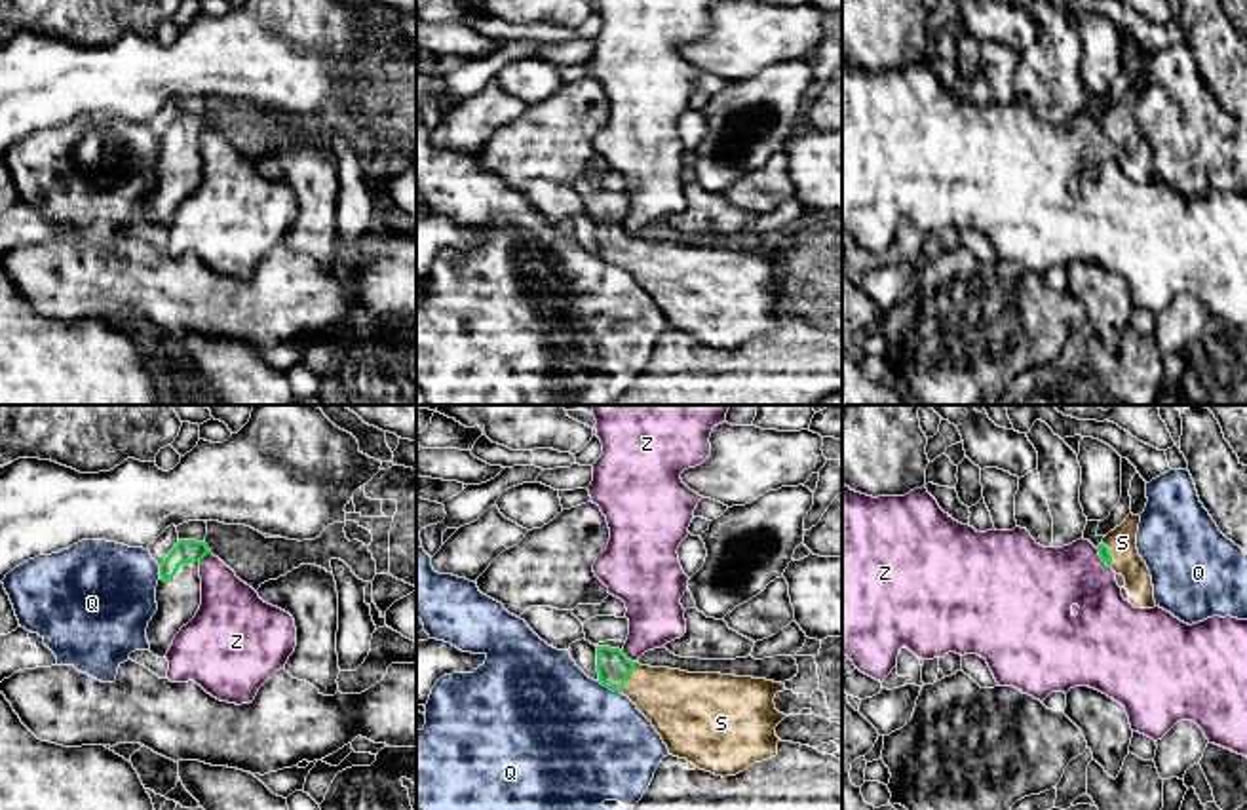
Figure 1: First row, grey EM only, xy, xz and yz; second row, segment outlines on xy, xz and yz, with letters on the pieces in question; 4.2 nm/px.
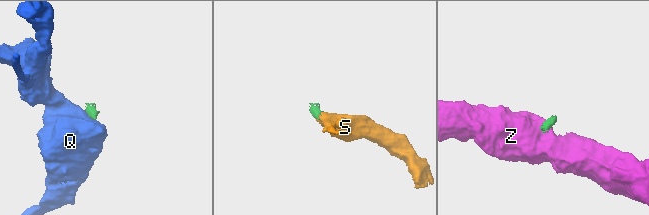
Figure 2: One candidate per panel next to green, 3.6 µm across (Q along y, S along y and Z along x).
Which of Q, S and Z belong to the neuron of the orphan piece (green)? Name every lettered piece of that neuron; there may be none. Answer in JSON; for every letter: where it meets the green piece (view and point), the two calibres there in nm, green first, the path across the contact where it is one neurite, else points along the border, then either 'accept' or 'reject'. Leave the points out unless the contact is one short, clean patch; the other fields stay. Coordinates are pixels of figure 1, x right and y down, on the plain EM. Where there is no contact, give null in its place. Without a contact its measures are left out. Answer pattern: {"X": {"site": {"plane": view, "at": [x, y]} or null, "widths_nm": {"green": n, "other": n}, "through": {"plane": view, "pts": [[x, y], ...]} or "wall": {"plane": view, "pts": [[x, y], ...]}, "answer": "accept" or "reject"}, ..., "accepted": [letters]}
{"Q": {"site": {"plane": "xz", "at": [609, 261]}, "widths_nm": {"green": 140, "other": 480}, "wall": {"plane": "xz", "pts": [[597, 255], [620, 269]]}, "answer": "reject"}, "S": {"site": {"plane": "xz", "at": [626, 253]}, "widths_nm": {"green": 140, "other": 280}, "through": {"plane": "xz", "pts": [[613, 240], [626, 253], [679, 278]]}, "answer": "accept"}, "Z": {"site": {"plane": "xz", "at": [630, 234]}, "widths_nm": {"green": 140, "other": 240}, "wall": {"plane": "xz", "pts": [[622, 225], [635, 236]]}, "answer": "reject"}, "accepted": ["S"]}

